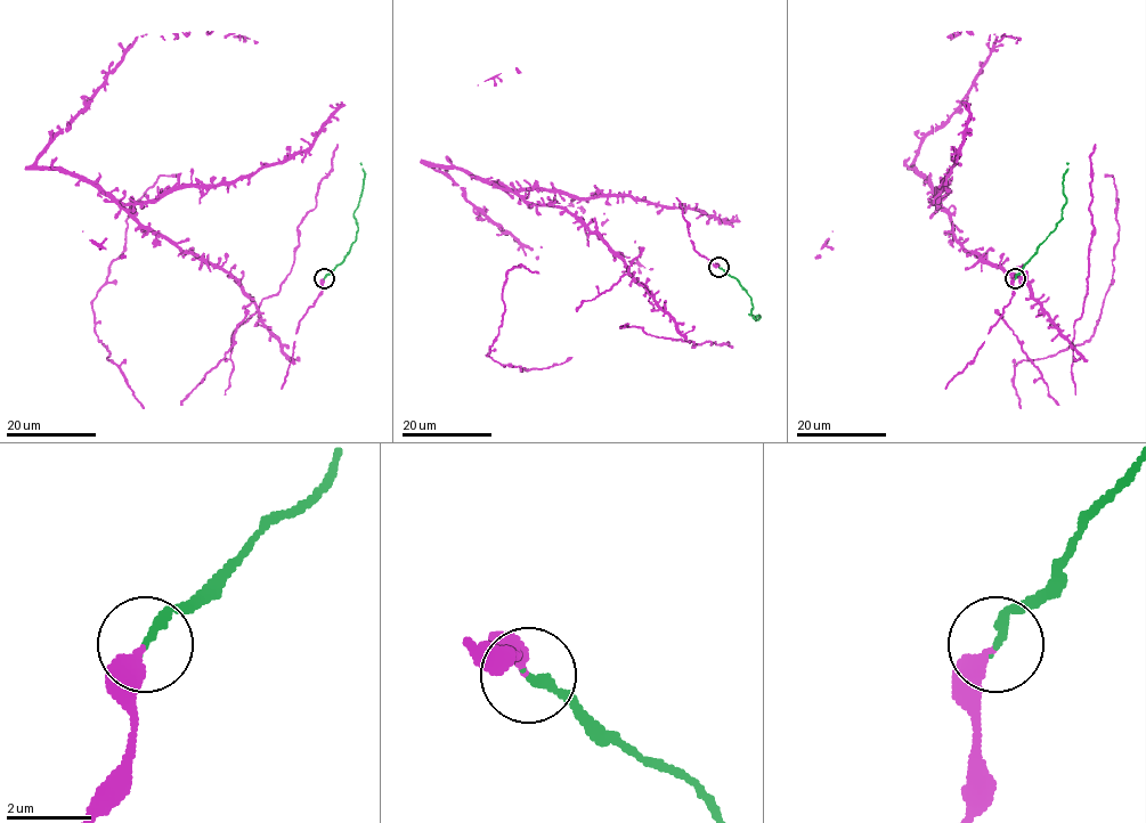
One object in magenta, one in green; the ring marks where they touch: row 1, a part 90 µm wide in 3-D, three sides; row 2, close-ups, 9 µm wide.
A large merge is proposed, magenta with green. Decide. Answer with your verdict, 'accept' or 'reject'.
accept

